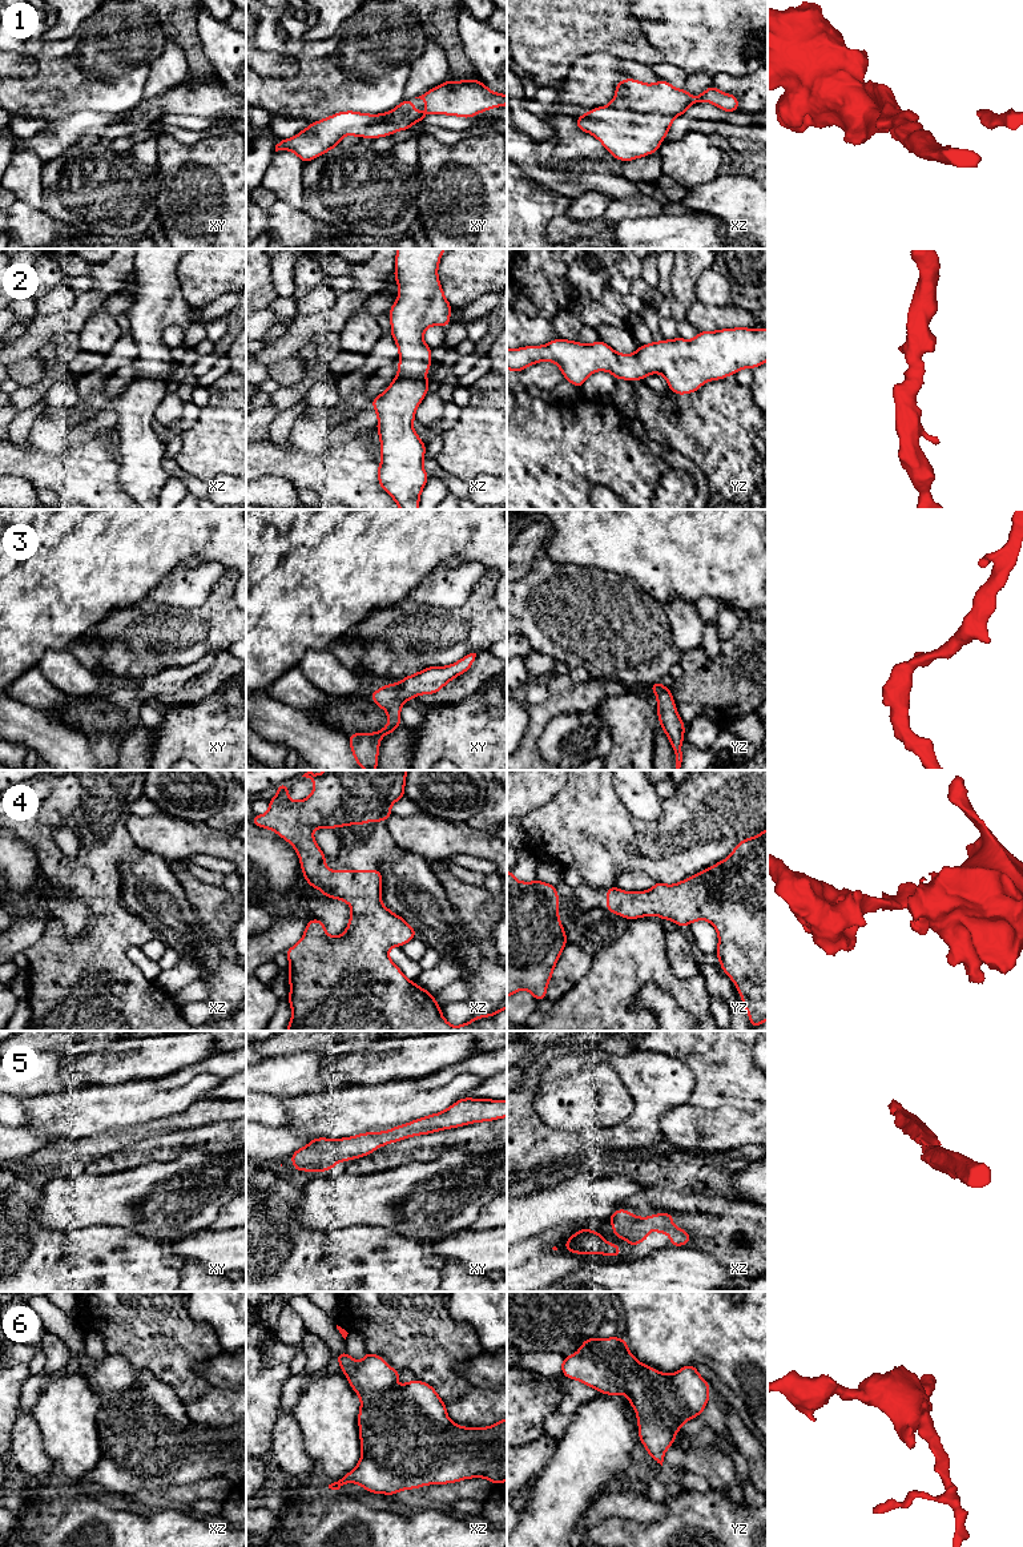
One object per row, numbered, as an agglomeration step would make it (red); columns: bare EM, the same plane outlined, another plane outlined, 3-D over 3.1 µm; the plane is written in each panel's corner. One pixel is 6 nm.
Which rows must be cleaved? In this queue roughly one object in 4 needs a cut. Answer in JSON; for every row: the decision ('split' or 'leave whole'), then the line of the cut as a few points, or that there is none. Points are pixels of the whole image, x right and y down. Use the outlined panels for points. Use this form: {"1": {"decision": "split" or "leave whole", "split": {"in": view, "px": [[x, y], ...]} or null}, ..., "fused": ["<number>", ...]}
{"1": {"decision": "leave whole", "split": null}, "2": {"decision": "leave whole", "split": null}, "3": {"decision": "leave whole", "split": null}, "4": {"decision": "leave whole", "split": null}, "5": {"decision": "leave whole", "split": null}, "6": {"decision": "leave whole", "split": null}, "fused": []}

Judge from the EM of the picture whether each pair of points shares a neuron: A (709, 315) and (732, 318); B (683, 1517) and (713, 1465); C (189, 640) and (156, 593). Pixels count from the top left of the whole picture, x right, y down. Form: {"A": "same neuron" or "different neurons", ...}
{"A": "same neuron", "B": "different neurons", "C": "different neurons"}

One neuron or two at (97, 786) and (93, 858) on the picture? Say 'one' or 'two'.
one

